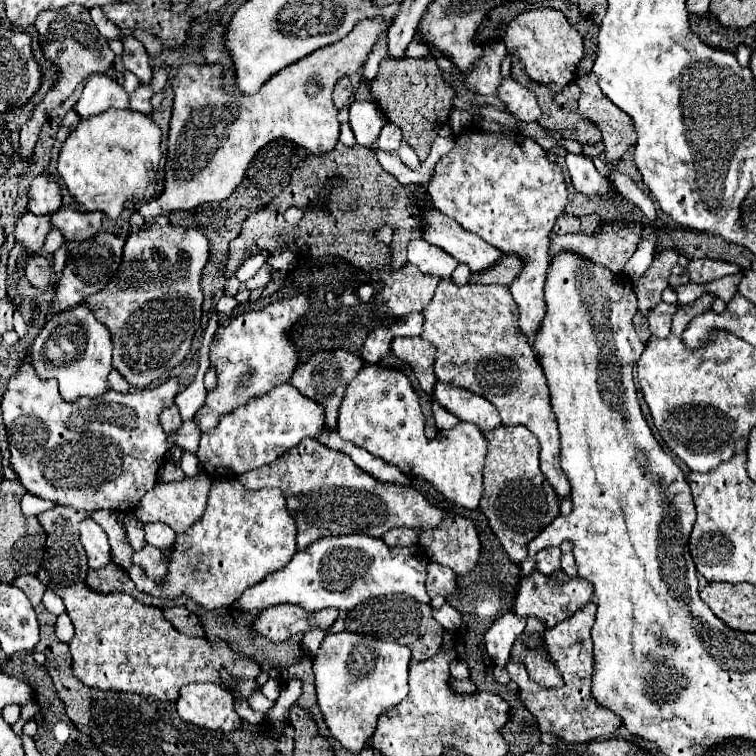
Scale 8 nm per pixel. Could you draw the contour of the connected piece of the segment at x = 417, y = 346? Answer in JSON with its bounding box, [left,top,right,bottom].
[392,338,436,394]

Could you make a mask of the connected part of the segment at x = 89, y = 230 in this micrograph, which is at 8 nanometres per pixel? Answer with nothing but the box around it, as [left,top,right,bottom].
[52,206,102,240]

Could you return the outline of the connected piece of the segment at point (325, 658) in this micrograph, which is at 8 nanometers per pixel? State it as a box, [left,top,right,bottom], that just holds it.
[314,632,410,750]

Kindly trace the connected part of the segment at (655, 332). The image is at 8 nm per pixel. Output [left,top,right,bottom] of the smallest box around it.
[648,302,676,338]

